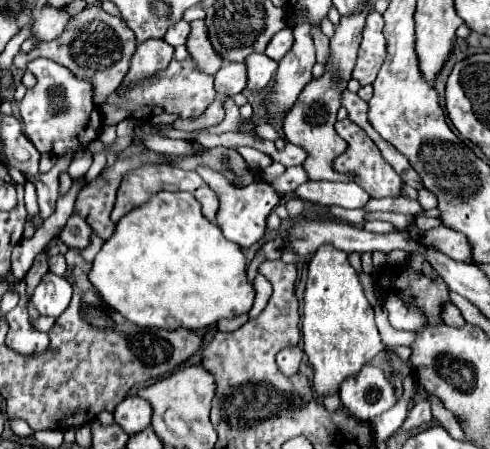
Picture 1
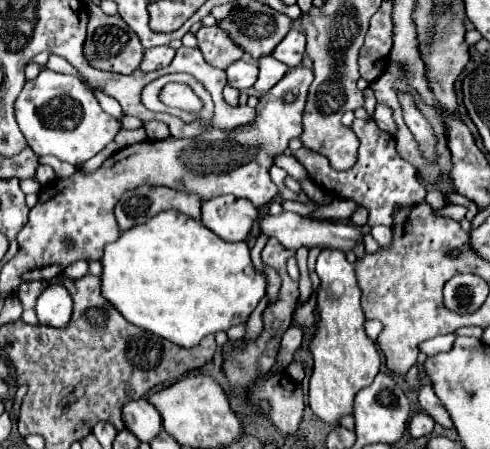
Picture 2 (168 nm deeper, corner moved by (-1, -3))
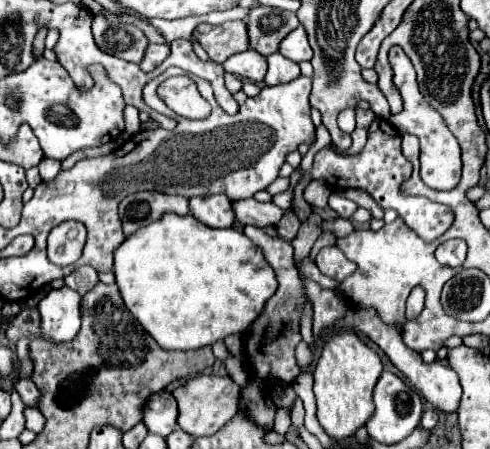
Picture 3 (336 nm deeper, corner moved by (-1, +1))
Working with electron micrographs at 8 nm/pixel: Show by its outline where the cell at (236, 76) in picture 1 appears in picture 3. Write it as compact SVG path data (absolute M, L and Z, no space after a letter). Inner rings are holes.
M251 48L247 52L241 52L241 54L231 56L223 66L225 66L227 72L235 74L237 78L247 78L247 80L257 82L257 84L263 82L265 72L267 72L265 58L259 56L259 52L255 52Z

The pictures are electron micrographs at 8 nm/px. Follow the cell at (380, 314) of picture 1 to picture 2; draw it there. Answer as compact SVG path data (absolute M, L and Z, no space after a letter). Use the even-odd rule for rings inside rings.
M447 334L447 336L437 336L437 338L431 338L427 342L421 344L421 352L425 352L427 356L435 356L439 352L447 352L453 348L453 342L455 342L455 334Z

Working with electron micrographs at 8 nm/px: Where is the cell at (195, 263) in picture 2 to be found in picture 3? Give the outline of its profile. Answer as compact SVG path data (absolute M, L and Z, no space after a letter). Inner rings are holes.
M171 212L125 238L115 250L113 272L127 310L147 328L147 332L151 332L151 336L155 336L155 340L159 340L159 344L163 344L163 348L171 350L195 350L223 340L229 334L245 332L277 288L273 268L245 234L233 228L209 228L191 214L177 216Z

